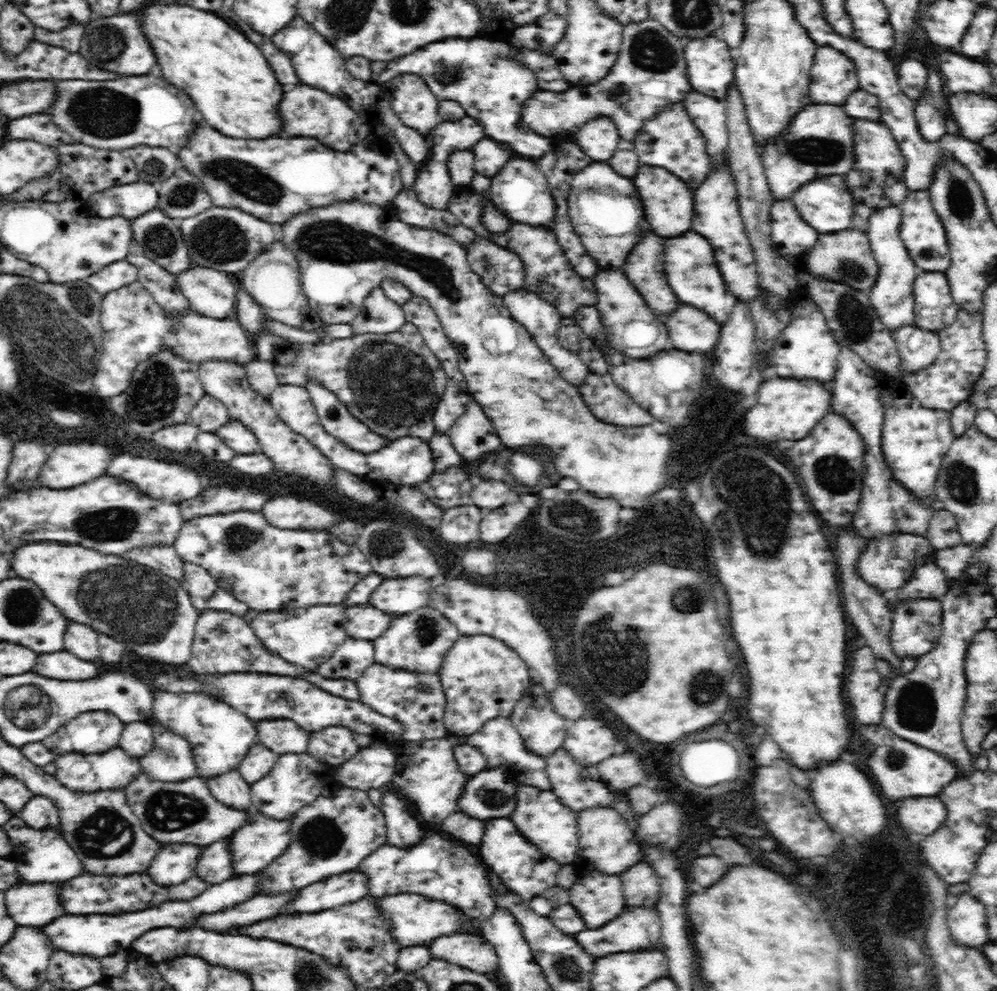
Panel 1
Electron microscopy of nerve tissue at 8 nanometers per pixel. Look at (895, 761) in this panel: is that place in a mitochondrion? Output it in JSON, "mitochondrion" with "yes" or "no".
{"mitochondrion":"no"}

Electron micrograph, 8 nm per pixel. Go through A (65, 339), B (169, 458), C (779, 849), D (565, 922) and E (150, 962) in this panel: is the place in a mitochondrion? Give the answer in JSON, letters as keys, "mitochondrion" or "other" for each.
{"A":"mitochondrion","B":"other","C":"other","D":"other","E":"other"}

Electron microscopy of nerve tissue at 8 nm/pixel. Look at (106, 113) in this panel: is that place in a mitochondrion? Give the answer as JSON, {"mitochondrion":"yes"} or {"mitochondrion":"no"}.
{"mitochondrion":"yes"}

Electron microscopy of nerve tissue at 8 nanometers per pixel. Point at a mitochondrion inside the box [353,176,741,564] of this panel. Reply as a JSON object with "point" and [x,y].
{"point":[382,550]}

